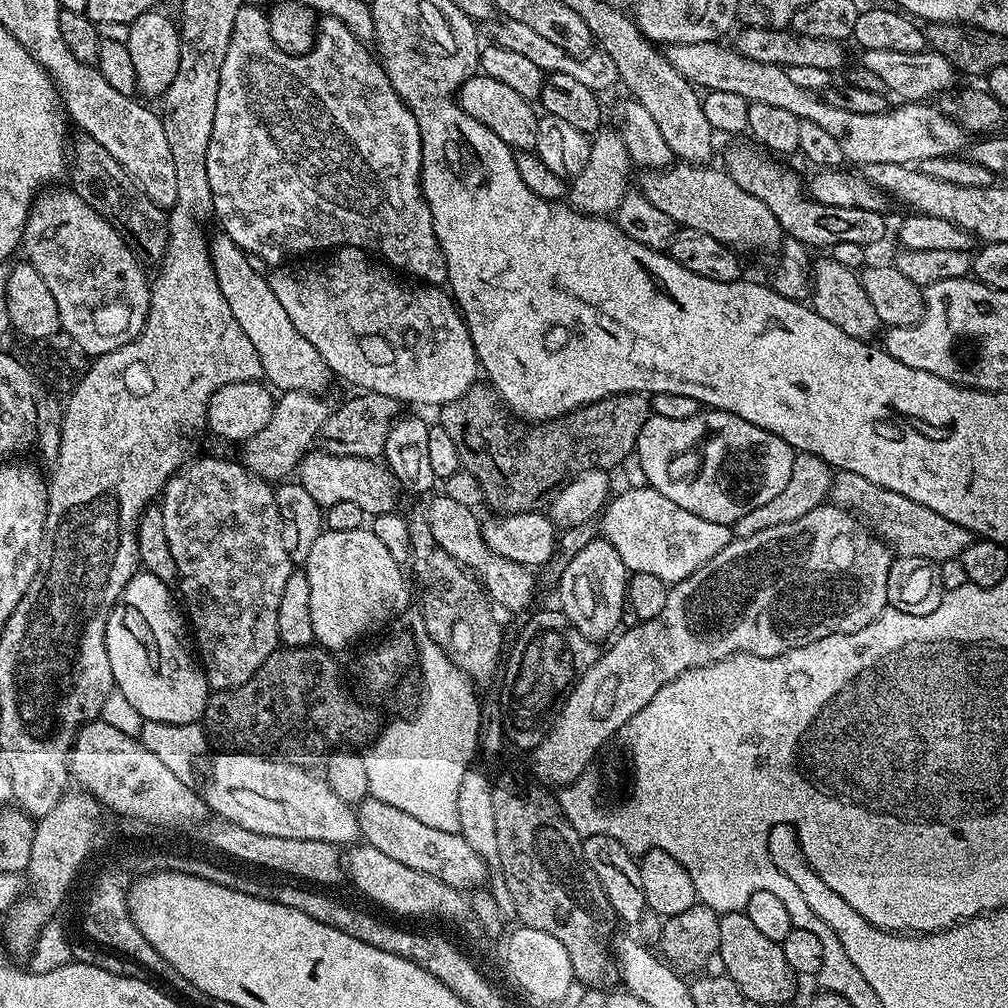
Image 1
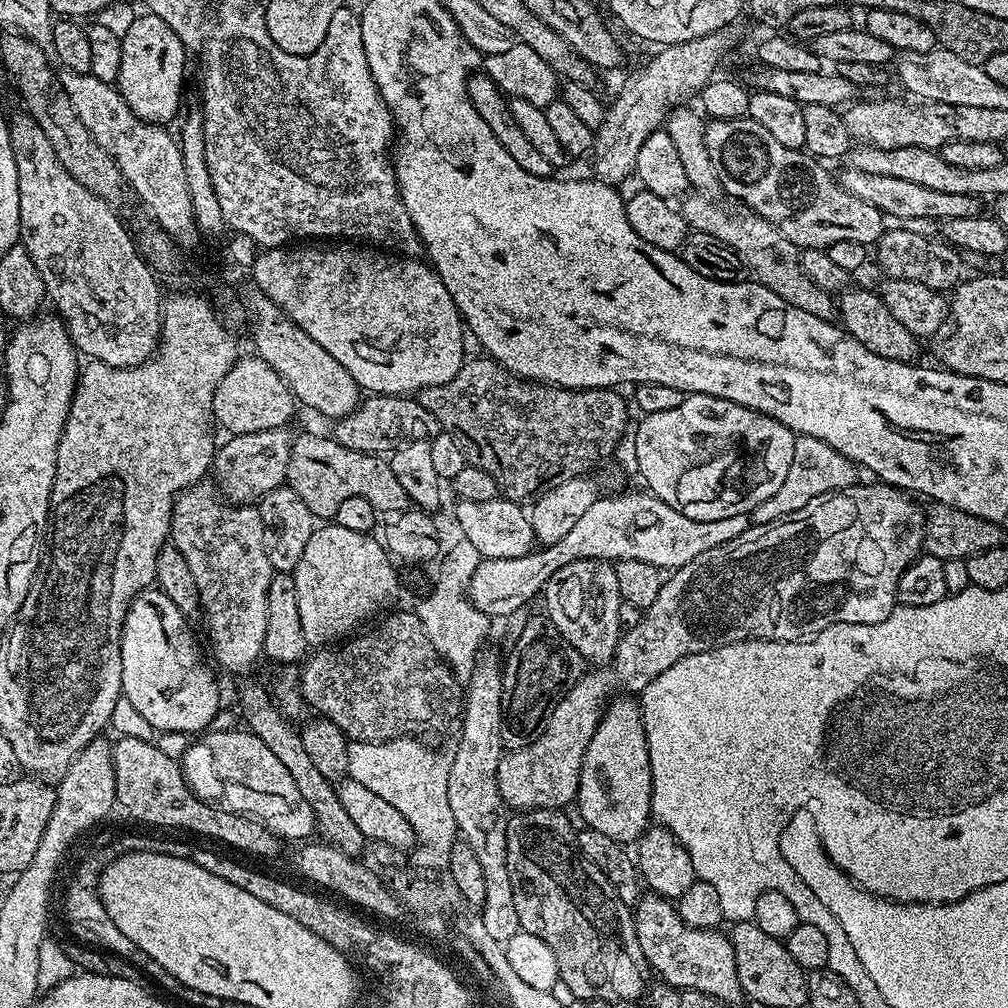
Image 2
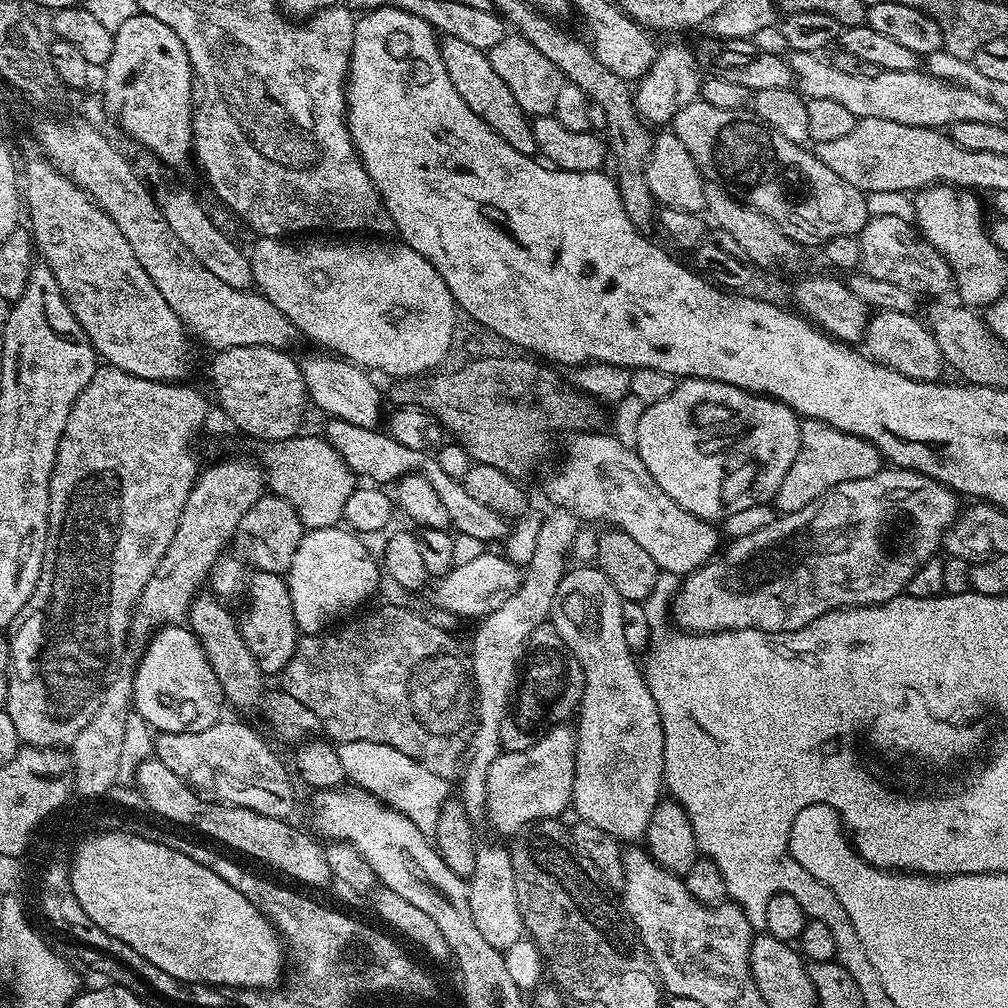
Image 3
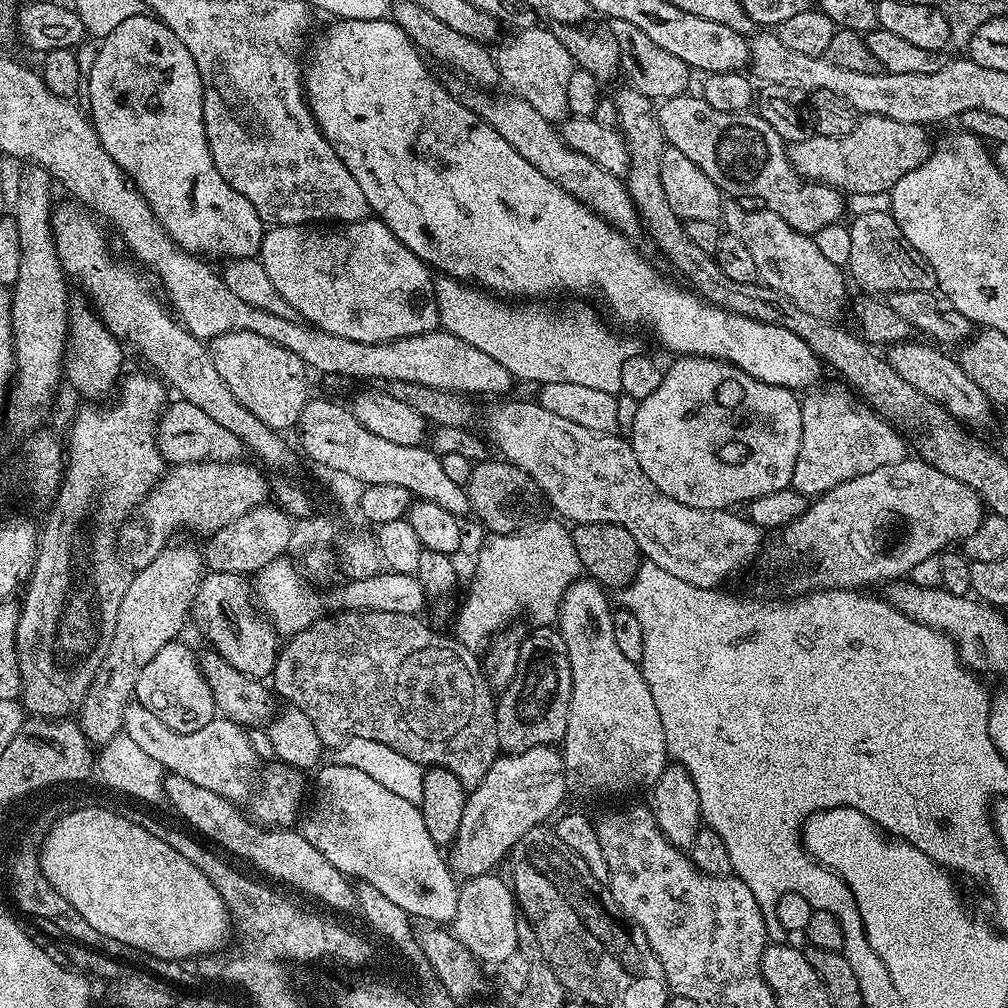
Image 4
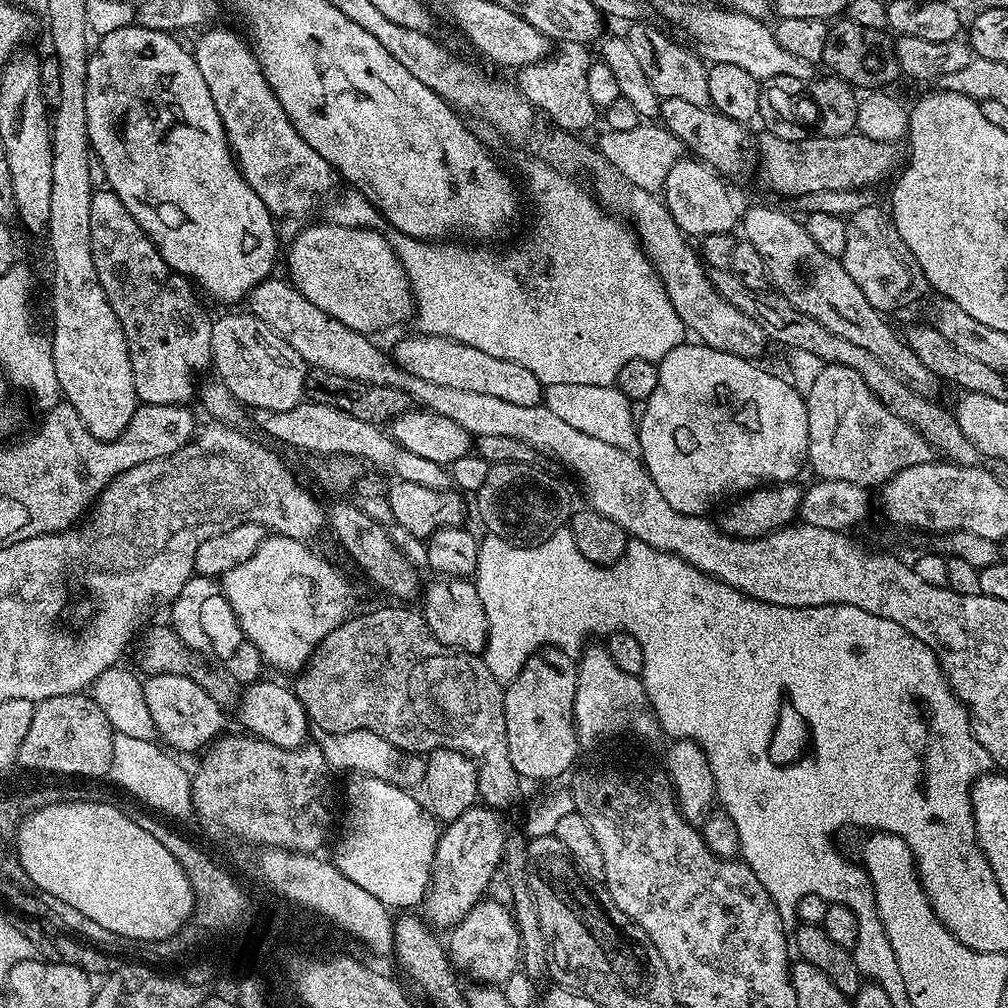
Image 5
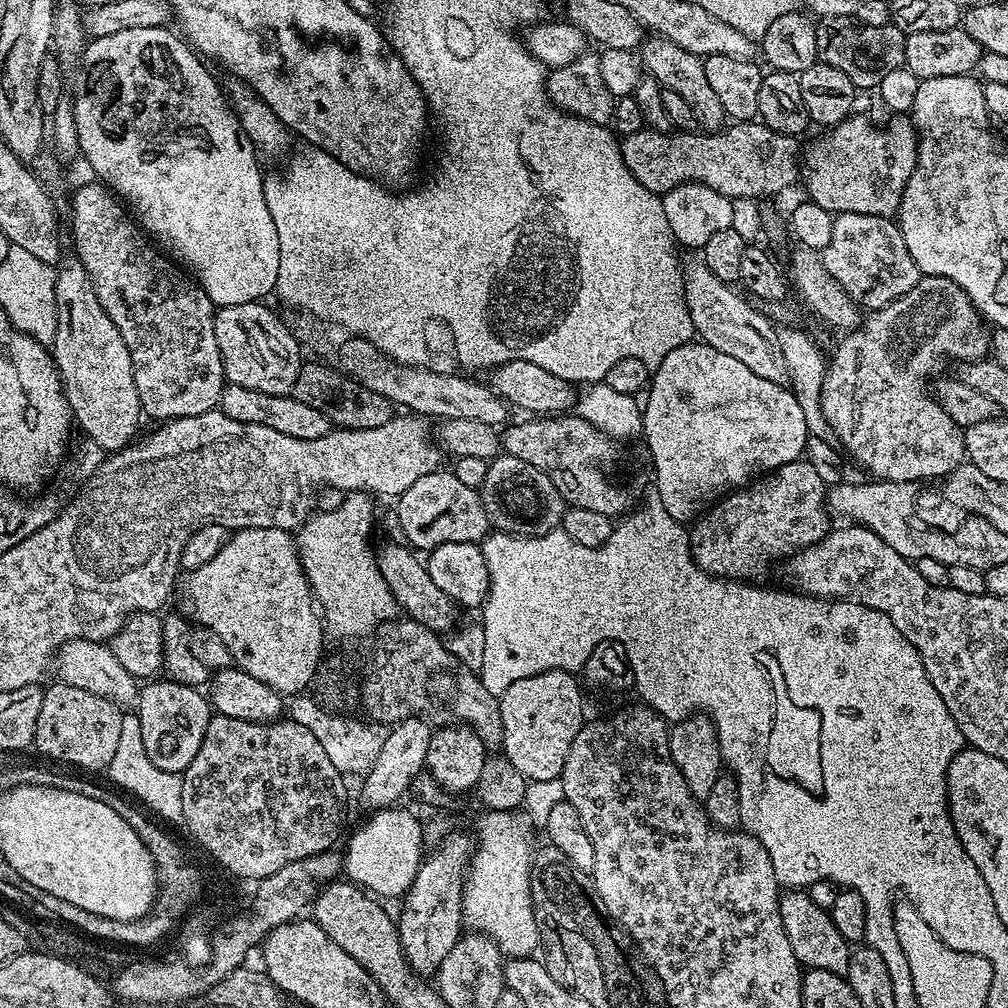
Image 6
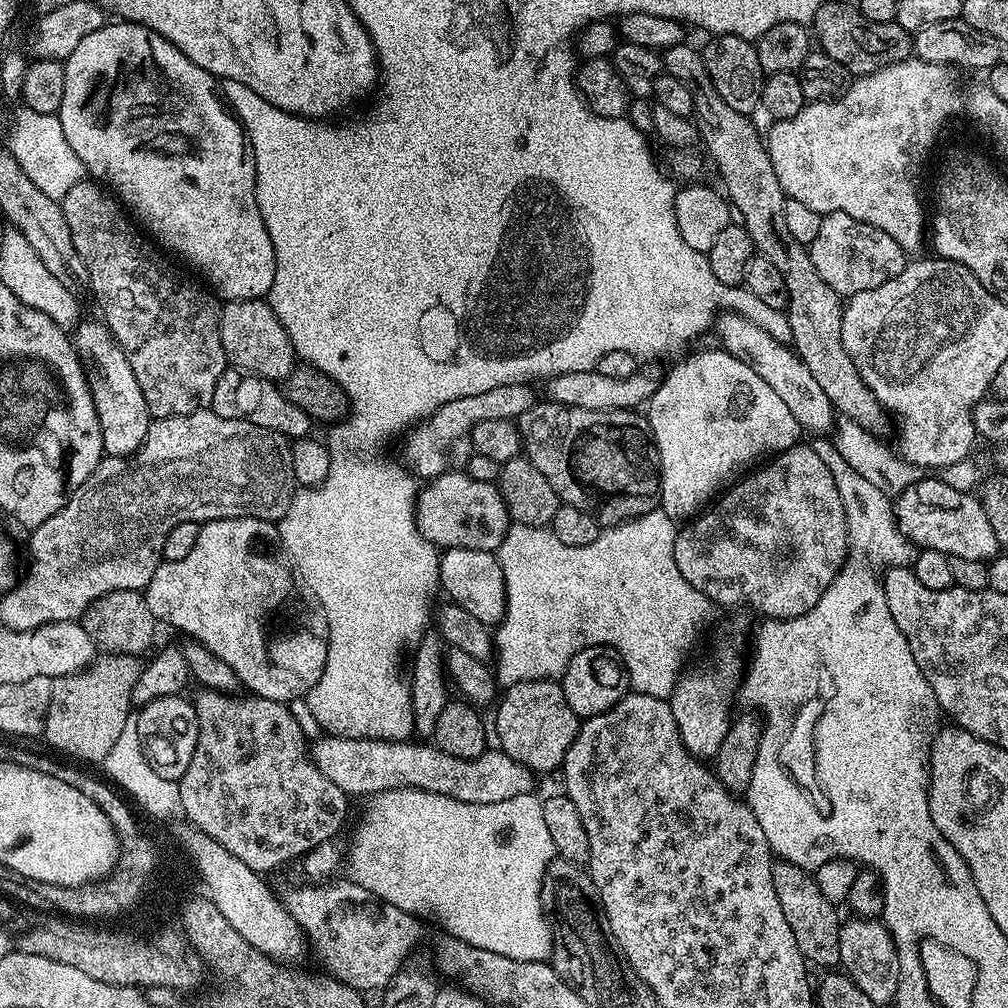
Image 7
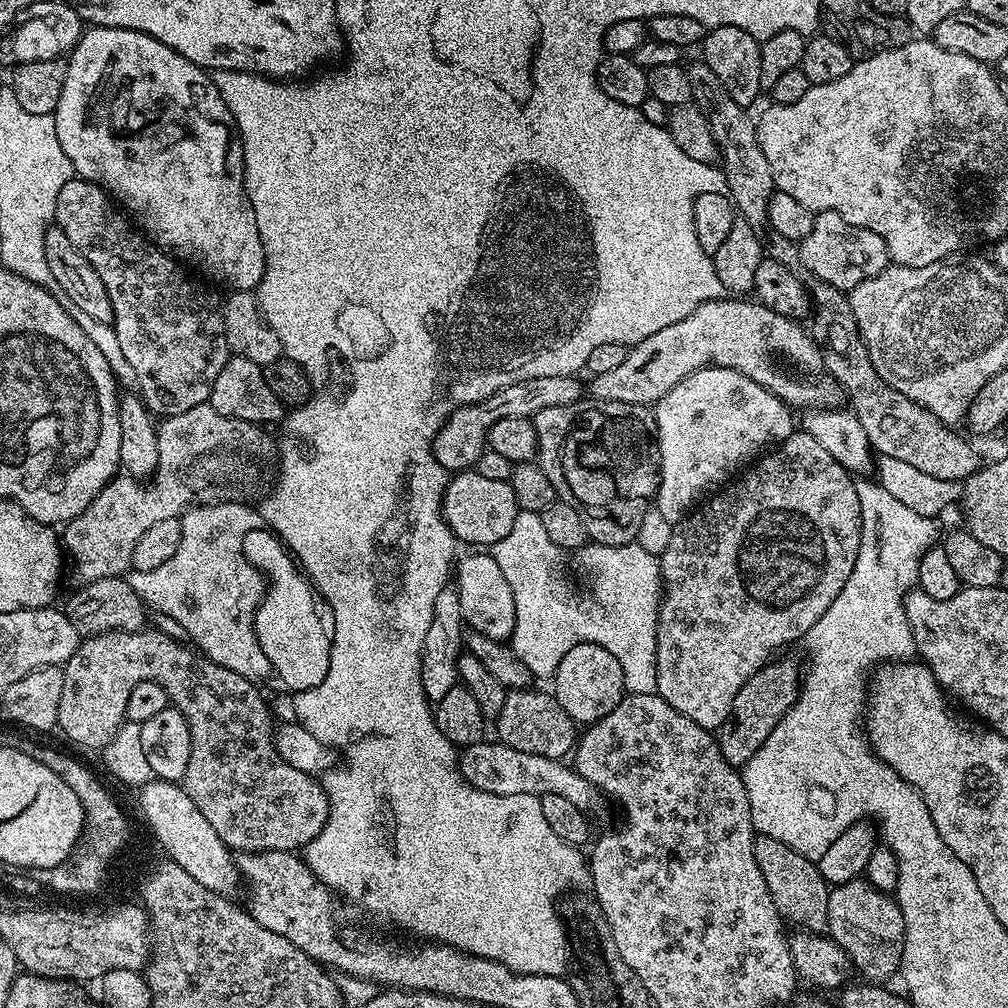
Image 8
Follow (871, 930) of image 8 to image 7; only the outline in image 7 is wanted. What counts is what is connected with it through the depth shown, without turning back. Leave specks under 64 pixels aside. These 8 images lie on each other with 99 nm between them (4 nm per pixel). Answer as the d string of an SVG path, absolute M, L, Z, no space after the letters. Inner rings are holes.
M848 918L841 923L839 967L856 983L858 990L870 998L870 1002L884 1006L895 1001L900 981L900 963L894 938L879 919Z

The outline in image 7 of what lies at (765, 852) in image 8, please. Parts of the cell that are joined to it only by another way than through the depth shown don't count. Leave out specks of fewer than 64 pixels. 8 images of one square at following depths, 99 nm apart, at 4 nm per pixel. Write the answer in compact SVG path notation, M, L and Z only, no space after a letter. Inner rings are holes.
M785 860L773 863L774 894L778 894L778 902L782 906L782 914L790 930L794 930L794 942L798 942L798 950L802 950L805 961L809 965L817 964L824 970L832 970L840 962L840 925L837 905L826 902L822 898L822 890L818 890L815 875L807 868L799 868Z

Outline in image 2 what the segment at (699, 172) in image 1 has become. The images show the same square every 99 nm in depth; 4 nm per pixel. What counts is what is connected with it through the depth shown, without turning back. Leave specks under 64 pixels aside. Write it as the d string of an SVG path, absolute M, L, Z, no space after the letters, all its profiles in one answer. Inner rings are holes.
M704 194L685 195L679 209L691 231L711 234L718 238L718 242L730 246L730 250L738 254L751 279L774 290L774 294L778 294L782 302L790 302L790 306L798 306L798 310L806 310L806 314L814 314L814 318L832 320L837 315L838 304L833 293L814 286L814 282L810 282L808 275L800 268L801 249L790 242L790 238L786 238L782 230L766 222L766 218L751 210L731 212L730 209L715 204L712 198Z

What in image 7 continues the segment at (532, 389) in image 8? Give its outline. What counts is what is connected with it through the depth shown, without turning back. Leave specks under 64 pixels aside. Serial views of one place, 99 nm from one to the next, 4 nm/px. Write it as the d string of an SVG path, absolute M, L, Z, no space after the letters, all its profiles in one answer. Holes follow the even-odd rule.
M527 383L494 386L494 390L486 390L482 394L470 394L470 398L454 398L454 402L446 402L438 410L424 417L407 433L409 436L404 444L403 463L420 478L423 476L433 478L463 469L468 463L474 426L478 426L478 422L487 422L494 418L515 421L516 417L521 416L526 410L535 408L538 397L528 388L531 387Z

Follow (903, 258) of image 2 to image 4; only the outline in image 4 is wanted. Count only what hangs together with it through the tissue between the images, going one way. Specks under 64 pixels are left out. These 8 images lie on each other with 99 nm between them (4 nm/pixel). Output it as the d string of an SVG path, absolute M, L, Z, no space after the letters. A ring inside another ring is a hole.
M891 211L864 212L848 224L850 230L850 262L847 271L851 279L868 294L909 292L910 290L933 291L936 288L934 270L928 267L924 256L906 242L898 222Z

